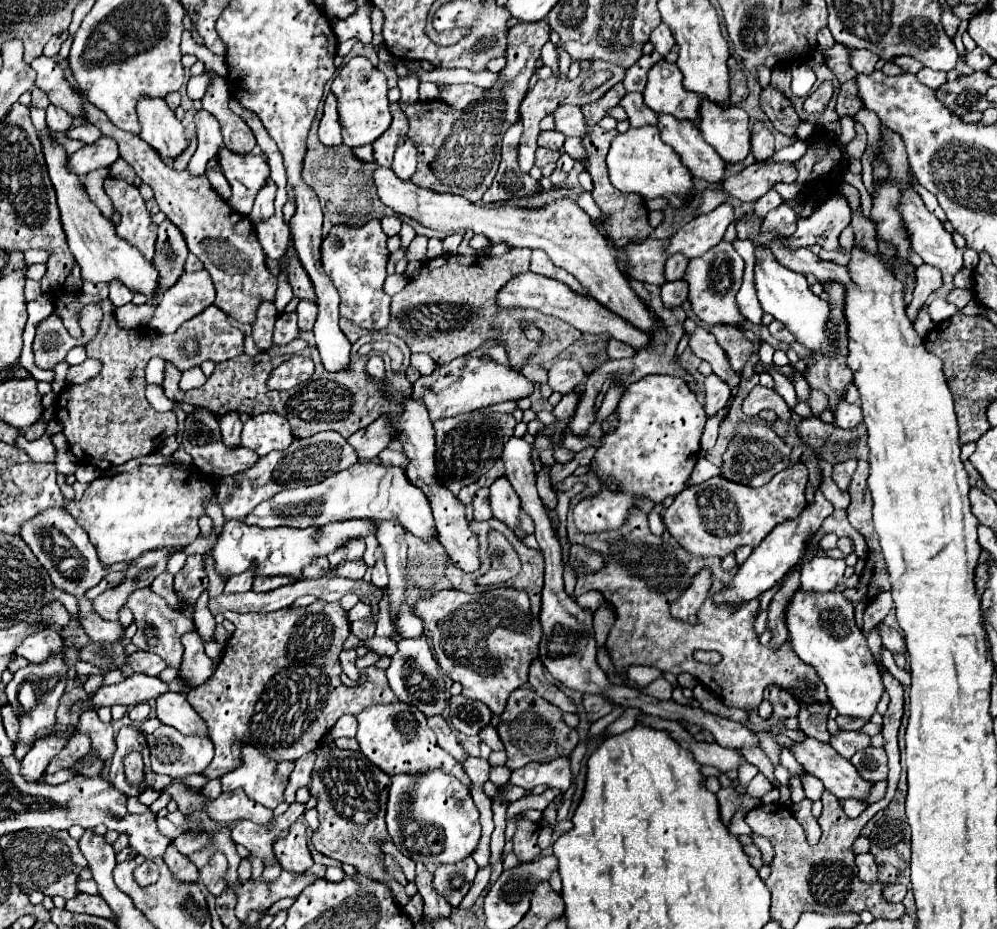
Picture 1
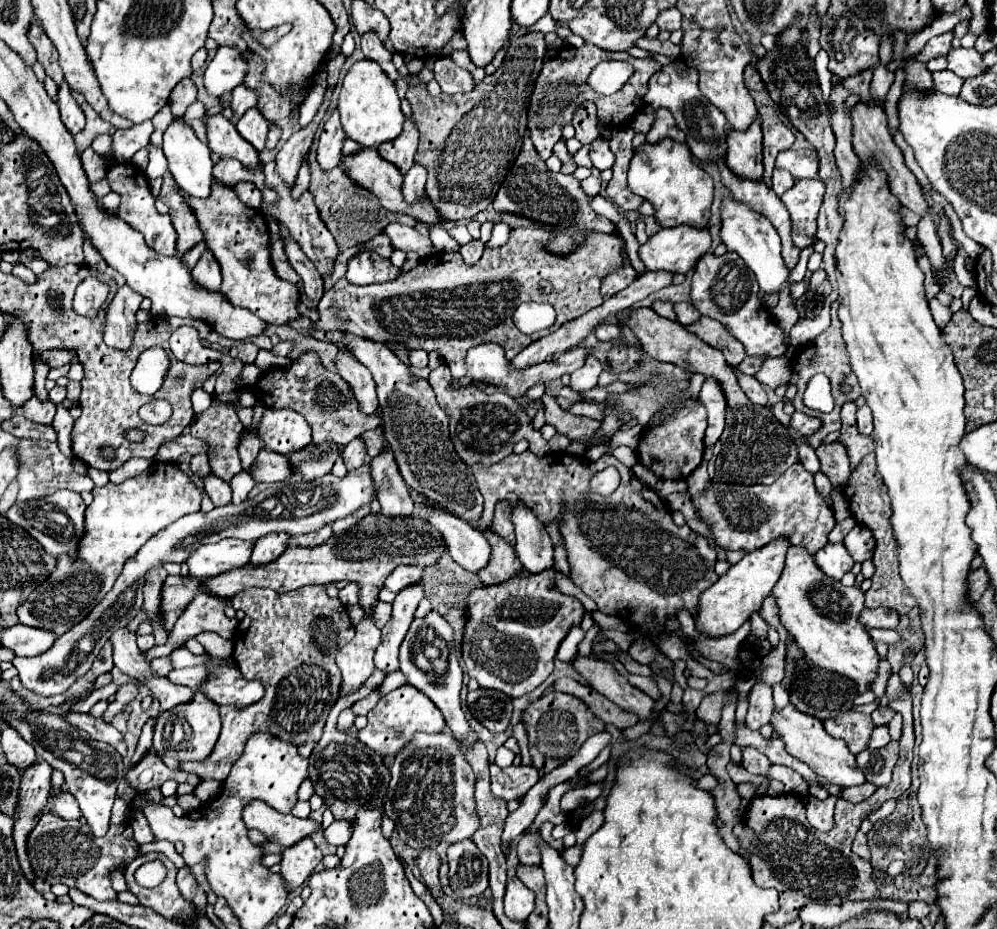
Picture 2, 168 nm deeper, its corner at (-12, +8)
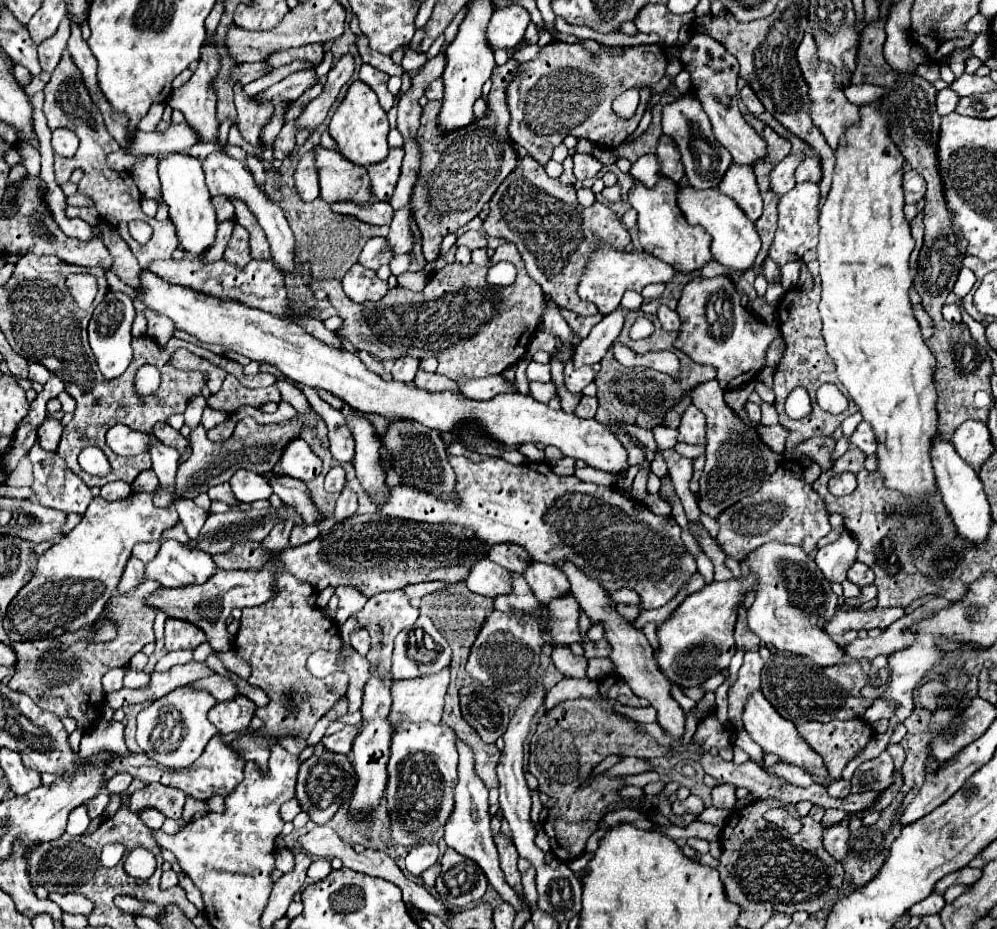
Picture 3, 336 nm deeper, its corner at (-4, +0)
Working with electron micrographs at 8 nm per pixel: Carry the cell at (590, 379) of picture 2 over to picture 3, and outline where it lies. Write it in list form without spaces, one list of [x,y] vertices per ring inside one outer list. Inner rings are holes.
[[[571,363],[565,365],[565,387],[571,393],[581,393],[583,387],[587,387],[589,383],[593,383],[595,373],[591,367],[581,367],[581,369],[573,369]]]

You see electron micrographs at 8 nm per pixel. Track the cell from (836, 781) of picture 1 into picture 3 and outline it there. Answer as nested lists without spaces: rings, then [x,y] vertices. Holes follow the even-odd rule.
[[[755,691],[753,695],[749,695],[747,705],[745,705],[745,713],[743,713],[743,723],[745,723],[745,729],[751,735],[751,739],[755,743],[759,743],[763,751],[775,753],[781,761],[785,761],[789,765],[797,765],[803,771],[811,773],[819,783],[823,783],[827,787],[831,797],[847,797],[849,795],[849,791],[851,791],[849,781],[847,779],[831,779],[831,775],[827,775],[827,767],[823,763],[823,757],[817,751],[811,751],[811,747],[807,747],[807,741],[803,741],[797,727],[791,721],[783,719],[775,711],[775,707],[771,707],[771,703],[765,699],[765,695],[761,691]]]

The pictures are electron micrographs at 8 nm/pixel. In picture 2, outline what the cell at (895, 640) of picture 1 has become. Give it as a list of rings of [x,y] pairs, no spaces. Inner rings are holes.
[[[875,607],[865,609],[859,613],[859,623],[865,627],[879,627],[879,629],[895,629],[899,623],[897,609],[889,607]]]

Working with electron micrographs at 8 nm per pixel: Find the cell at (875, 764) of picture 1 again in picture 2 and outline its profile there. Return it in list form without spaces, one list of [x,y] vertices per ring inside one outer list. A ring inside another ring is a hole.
[[[891,741],[881,749],[861,751],[857,755],[857,767],[865,773],[869,783],[873,783],[875,787],[883,787],[891,781],[891,773],[897,759],[899,759],[899,743]]]

